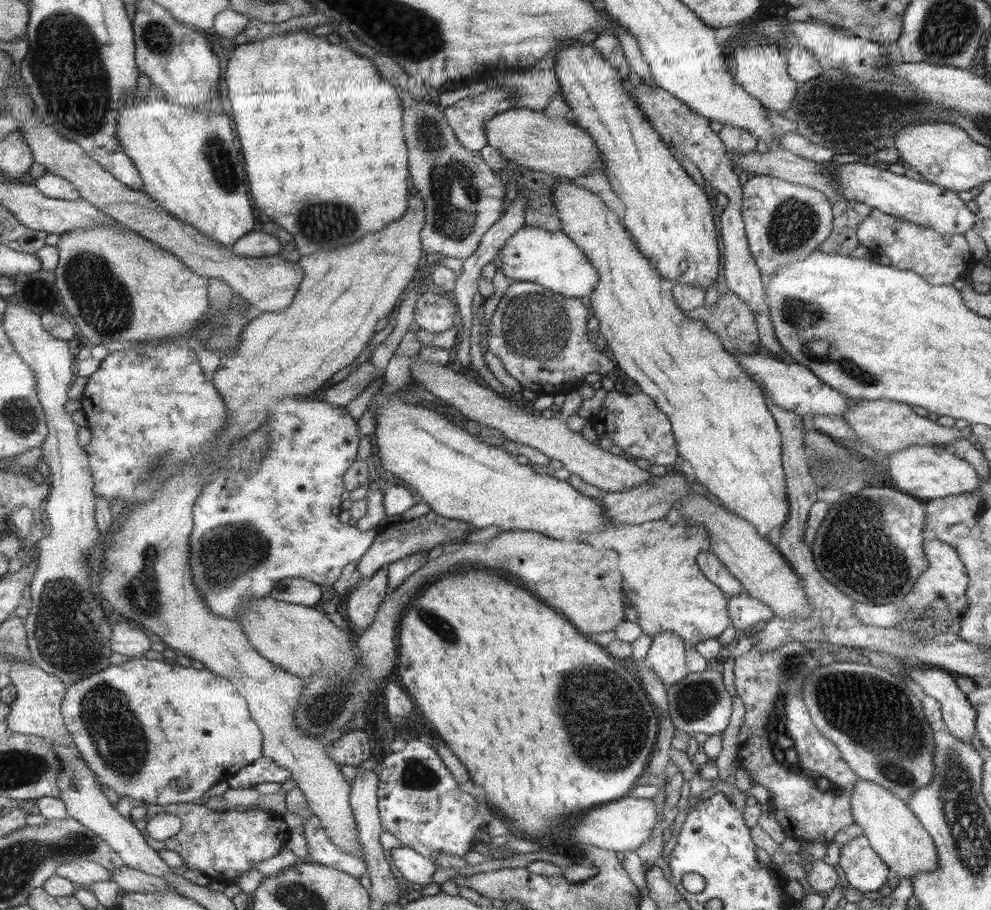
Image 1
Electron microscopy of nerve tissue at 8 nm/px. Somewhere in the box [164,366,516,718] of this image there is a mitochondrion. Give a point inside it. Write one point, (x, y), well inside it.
(231, 551)

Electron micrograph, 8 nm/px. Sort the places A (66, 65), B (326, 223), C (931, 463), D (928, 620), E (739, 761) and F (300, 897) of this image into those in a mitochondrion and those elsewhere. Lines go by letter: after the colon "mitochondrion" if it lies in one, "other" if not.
A: mitochondrion
B: mitochondrion
C: other
D: mitochondrion
E: other
F: mitochondrion

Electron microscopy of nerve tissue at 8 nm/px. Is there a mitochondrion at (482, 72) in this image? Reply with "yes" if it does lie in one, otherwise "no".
yes

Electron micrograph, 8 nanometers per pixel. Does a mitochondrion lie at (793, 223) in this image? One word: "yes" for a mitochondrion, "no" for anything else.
yes

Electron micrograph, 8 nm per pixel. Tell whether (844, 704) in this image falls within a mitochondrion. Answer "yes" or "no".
yes

